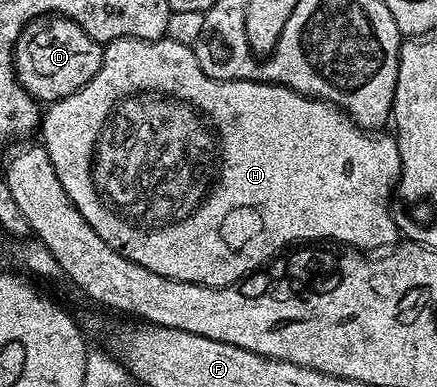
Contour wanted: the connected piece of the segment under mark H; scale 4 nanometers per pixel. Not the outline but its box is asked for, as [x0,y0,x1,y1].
[39,36,401,289]

